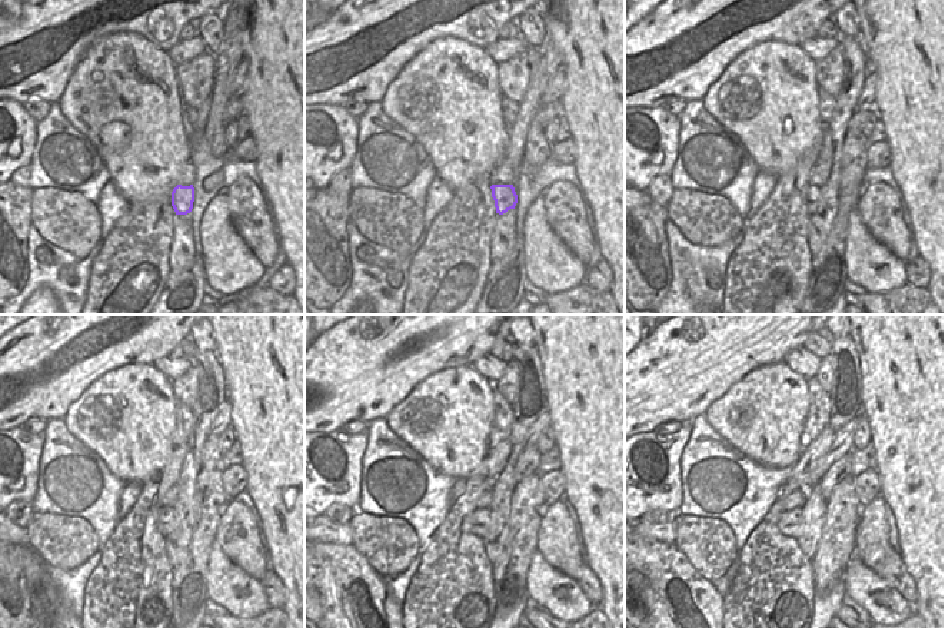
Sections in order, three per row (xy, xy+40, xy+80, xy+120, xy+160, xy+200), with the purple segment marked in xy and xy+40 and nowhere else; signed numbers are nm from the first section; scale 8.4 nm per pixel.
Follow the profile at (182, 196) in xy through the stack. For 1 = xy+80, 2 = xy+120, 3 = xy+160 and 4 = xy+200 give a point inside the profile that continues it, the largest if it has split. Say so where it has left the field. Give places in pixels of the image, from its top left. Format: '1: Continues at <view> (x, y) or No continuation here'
1: Continues at xy+80 (812, 193)
2: Continues at xy+120 (165, 515)
3: Continues at xy+160 (475, 522)
4: Continues at xy+200 (789, 524)

